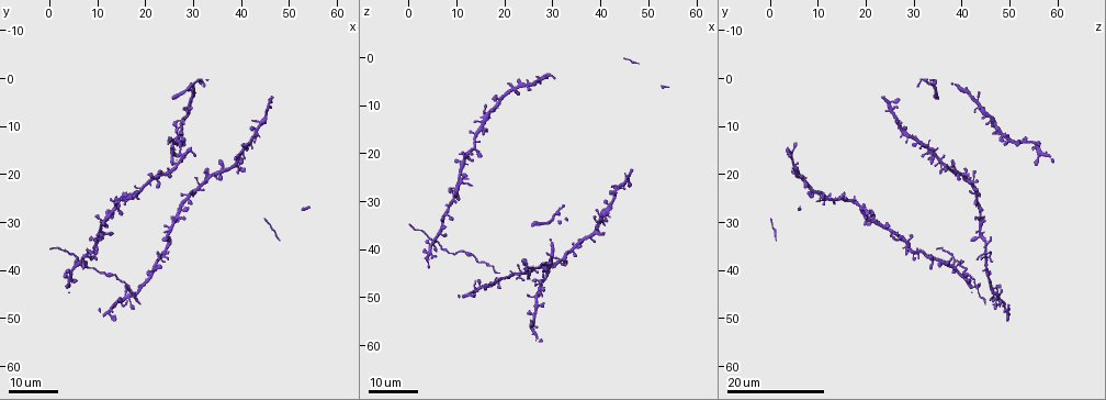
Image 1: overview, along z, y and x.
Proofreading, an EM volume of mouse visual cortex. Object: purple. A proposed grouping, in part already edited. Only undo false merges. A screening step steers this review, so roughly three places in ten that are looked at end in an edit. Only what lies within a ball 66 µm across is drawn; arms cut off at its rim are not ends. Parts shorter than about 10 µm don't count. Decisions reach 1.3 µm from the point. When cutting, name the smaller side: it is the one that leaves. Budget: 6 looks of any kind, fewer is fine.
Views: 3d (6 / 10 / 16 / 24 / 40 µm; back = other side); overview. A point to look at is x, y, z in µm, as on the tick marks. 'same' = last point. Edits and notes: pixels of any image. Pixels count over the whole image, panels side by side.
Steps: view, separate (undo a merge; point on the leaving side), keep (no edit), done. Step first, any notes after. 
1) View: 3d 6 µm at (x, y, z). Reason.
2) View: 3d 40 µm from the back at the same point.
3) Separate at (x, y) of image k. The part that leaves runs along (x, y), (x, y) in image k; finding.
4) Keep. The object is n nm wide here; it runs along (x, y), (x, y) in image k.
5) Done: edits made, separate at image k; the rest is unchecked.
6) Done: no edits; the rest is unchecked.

View: 3d 16 µm at (6.0, 38.0, 37.5). Two arms in line, one across.

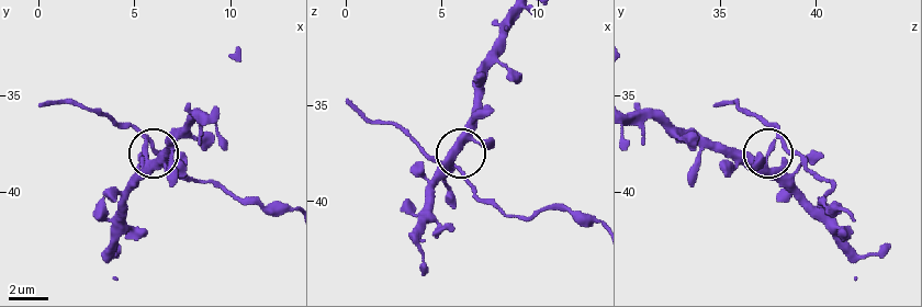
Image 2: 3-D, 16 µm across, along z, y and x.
View: 3d 6 µm at (5.7, 37.8, 37.7).

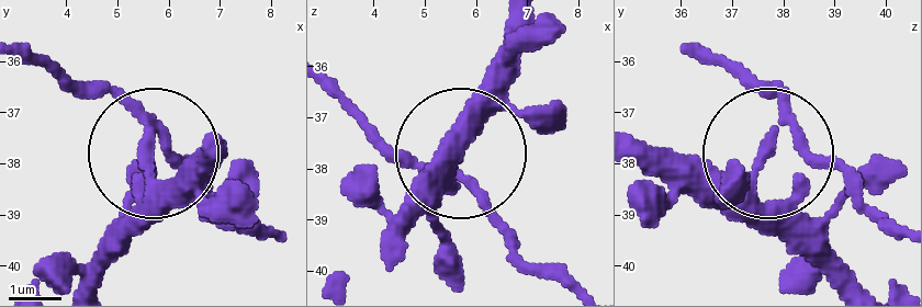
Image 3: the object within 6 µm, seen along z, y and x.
Separate at (486, 205) of image 3. The object is 200 nm wide here; a second neuron is stuck on.

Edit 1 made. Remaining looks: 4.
View: overview.

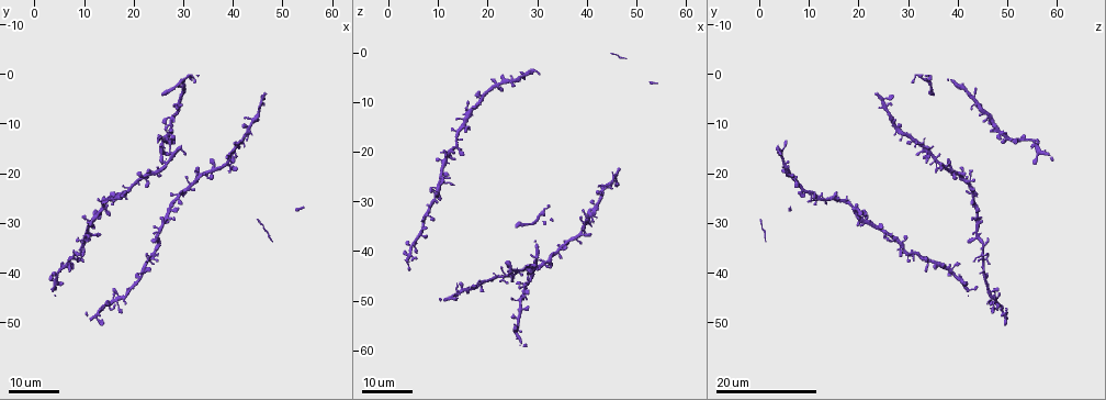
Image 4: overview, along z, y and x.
View: 3d 16 µm at (8.0, 36.0, 30.0). Thick turns thin.

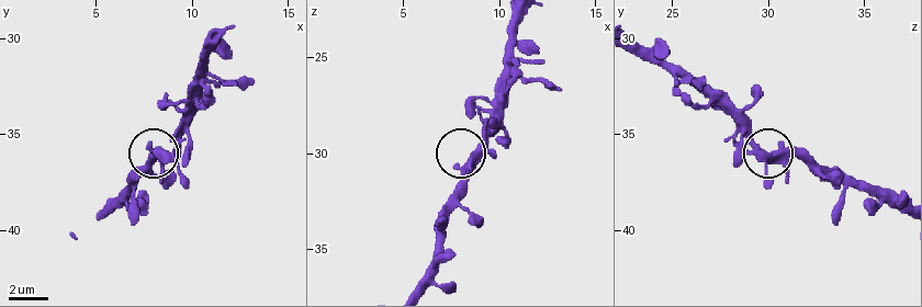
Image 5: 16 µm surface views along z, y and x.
View: 3d 10 µm at (8.6, 36.3, 30.4).

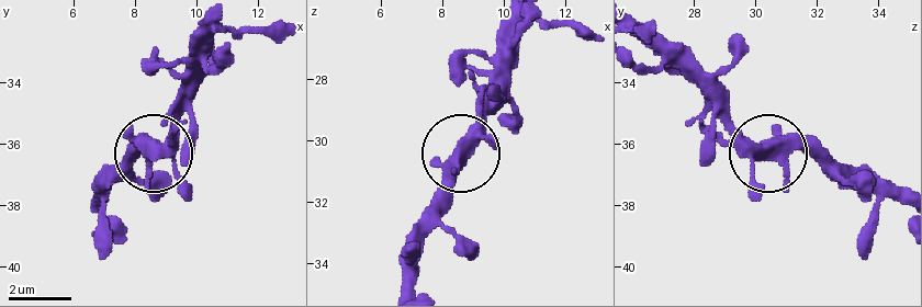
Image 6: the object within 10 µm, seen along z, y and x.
Keep. The object is 390 nm wide here; all the same neuron.

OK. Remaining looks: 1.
Done: edits made, separate at image 3; the rest is unchecked.

